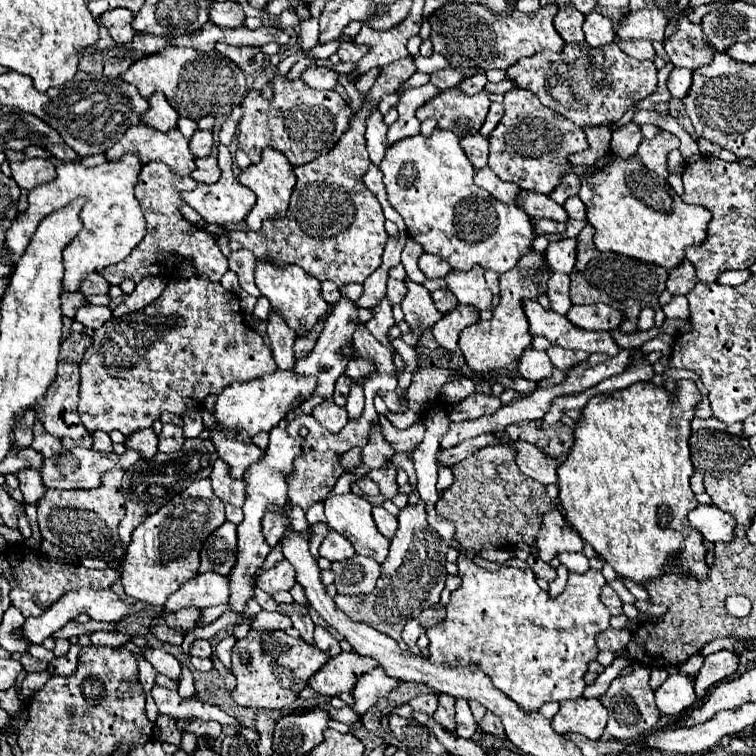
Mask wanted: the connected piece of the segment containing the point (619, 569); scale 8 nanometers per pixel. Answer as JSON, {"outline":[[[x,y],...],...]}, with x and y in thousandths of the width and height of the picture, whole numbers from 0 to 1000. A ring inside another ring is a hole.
{"outline":[[[913,501],[897,504],[892,522],[897,528],[886,530],[886,517],[878,512],[865,512],[857,504],[783,525],[770,541],[770,557],[762,560],[762,583],[743,618],[738,618],[738,660],[754,700],[765,702],[765,708],[780,718],[802,745],[812,750],[817,763],[833,766],[844,774],[870,766],[881,755],[892,753],[902,753],[907,761],[915,761],[926,769],[937,766],[929,710],[910,694],[910,676],[923,668],[913,647],[918,618],[913,610],[910,578],[915,573],[913,554],[929,522]]]}

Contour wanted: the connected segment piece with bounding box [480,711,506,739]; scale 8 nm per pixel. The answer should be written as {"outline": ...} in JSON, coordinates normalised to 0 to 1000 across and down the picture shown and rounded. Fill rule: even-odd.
{"outline":[[[643,943],[643,948],[635,954],[638,959],[635,959],[635,964],[640,967],[640,970],[646,970],[646,972],[651,972],[651,975],[656,975],[656,978],[669,978],[669,970],[664,967],[664,956],[661,956],[661,951],[653,946],[653,943]]]}

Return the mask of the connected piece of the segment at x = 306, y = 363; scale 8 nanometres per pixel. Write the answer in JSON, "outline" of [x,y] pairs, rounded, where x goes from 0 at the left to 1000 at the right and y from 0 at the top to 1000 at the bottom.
{"outline":[[[452,393],[444,403],[442,403],[442,411],[434,417],[431,422],[431,430],[415,456],[415,462],[392,478],[389,483],[389,491],[392,496],[405,496],[405,499],[418,499],[421,501],[421,509],[415,515],[415,522],[418,525],[426,525],[426,528],[437,528],[442,522],[442,509],[444,509],[444,501],[455,493],[458,483],[463,475],[458,475],[458,470],[452,470],[452,462],[458,456],[466,456],[466,443],[468,438],[476,433],[476,425],[474,425],[474,403],[471,398],[460,396],[460,393]]]}

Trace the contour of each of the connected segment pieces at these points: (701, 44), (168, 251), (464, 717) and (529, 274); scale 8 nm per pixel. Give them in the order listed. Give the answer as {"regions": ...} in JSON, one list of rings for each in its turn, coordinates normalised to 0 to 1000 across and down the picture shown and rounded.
{"regions":[[[[897,1],[878,7],[876,15],[881,15],[884,30],[894,30],[894,44],[878,54],[886,81],[894,89],[907,89],[915,94],[939,83],[947,67],[929,52],[929,36],[915,30],[907,22],[907,15],[899,15]]],[[[201,213],[188,221],[183,242],[177,247],[177,258],[185,266],[185,274],[193,287],[193,311],[177,332],[153,351],[146,351],[135,358],[140,372],[146,377],[159,377],[164,366],[177,369],[180,374],[193,364],[212,364],[220,366],[241,343],[249,343],[257,348],[262,364],[275,366],[278,372],[291,372],[294,364],[302,358],[302,343],[294,337],[286,316],[275,311],[272,306],[262,303],[259,298],[251,298],[238,284],[238,255],[246,250],[257,250],[262,242],[254,234],[238,234],[225,226],[225,221],[214,213]]],[[[603,925],[603,972],[624,975],[630,967],[630,954],[622,943],[616,925]]],[[[704,327],[685,343],[683,353],[661,364],[661,403],[651,409],[651,422],[632,425],[616,433],[608,443],[608,462],[622,483],[624,493],[646,496],[656,488],[675,488],[675,480],[685,478],[696,459],[701,459],[704,446],[698,440],[698,422],[690,411],[693,396],[712,398],[714,390],[722,390],[728,353],[722,353],[720,335],[709,335]]]]}

